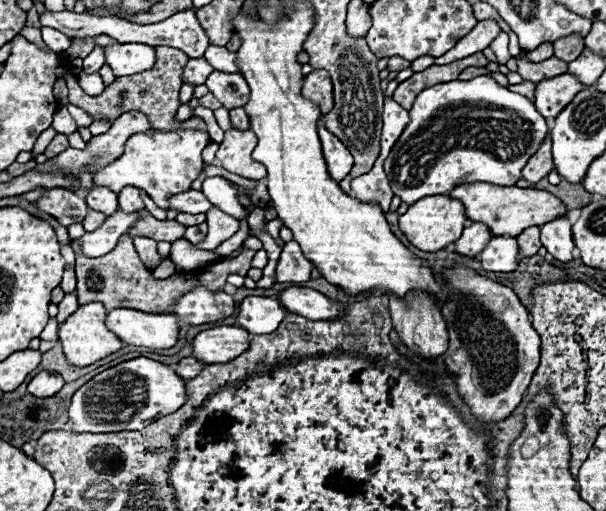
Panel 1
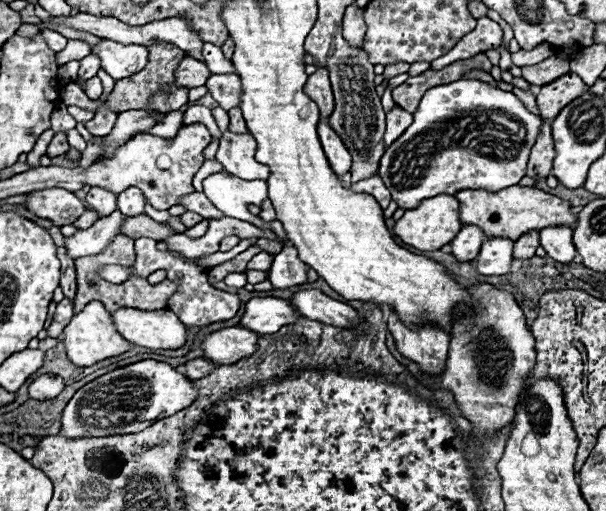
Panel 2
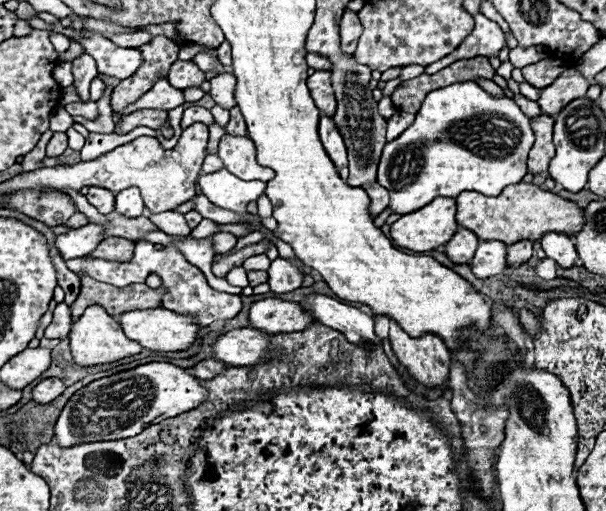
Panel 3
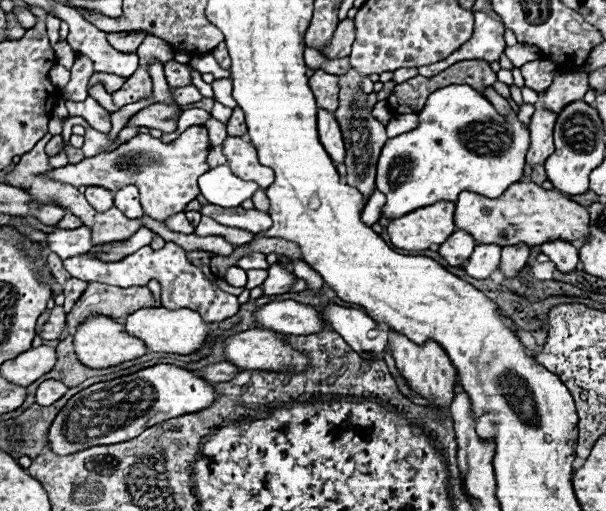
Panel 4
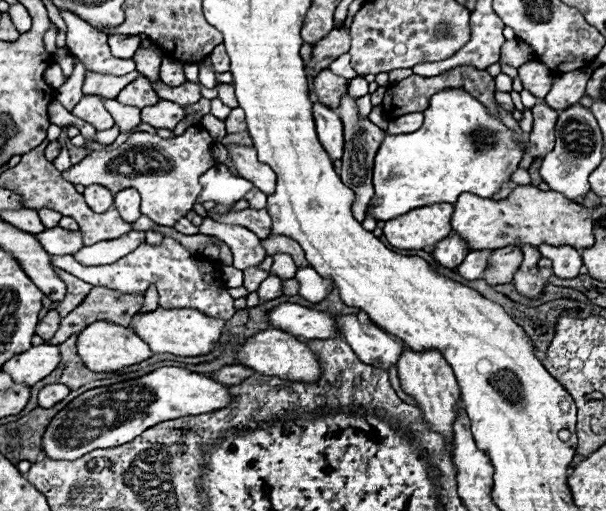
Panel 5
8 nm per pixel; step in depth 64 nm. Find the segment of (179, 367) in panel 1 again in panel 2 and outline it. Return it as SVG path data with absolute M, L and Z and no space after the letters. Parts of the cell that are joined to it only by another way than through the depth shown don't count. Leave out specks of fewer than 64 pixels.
M196 358L196 360L192 360L192 362L184 364L184 366L180 366L178 370L180 370L180 372L184 372L188 378L198 380L198 378L208 376L208 374L210 374L216 366L218 366L218 364L214 364L212 360L206 360L206 358Z

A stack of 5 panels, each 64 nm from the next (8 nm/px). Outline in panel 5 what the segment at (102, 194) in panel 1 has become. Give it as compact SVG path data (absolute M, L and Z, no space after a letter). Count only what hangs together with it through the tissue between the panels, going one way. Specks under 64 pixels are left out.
M92 184L92 186L86 186L84 200L94 212L106 212L114 202L114 194L110 190L106 190L104 186Z

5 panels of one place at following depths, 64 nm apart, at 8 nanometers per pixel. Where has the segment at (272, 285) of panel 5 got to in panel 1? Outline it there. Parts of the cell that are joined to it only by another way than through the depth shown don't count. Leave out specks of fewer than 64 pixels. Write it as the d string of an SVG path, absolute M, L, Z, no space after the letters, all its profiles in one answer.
M292 240L286 242L276 266L276 282L280 284L298 284L310 280L312 264L302 256L300 246Z

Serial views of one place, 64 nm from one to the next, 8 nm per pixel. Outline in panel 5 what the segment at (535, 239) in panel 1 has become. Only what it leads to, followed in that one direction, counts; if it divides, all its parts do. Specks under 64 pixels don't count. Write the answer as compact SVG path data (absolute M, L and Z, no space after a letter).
M506 246L506 248L498 248L490 254L488 258L488 266L484 270L484 280L490 286L496 284L508 284L514 276L514 272L518 270L522 262L522 252L516 246Z

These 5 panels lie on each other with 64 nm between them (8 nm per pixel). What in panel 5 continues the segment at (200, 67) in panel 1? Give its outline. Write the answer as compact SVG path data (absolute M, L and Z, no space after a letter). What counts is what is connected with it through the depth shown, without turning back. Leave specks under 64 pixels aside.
M164 58L162 60L162 66L160 66L160 80L166 84L166 86L180 86L186 82L184 78L184 64L182 62L176 62L172 58Z

